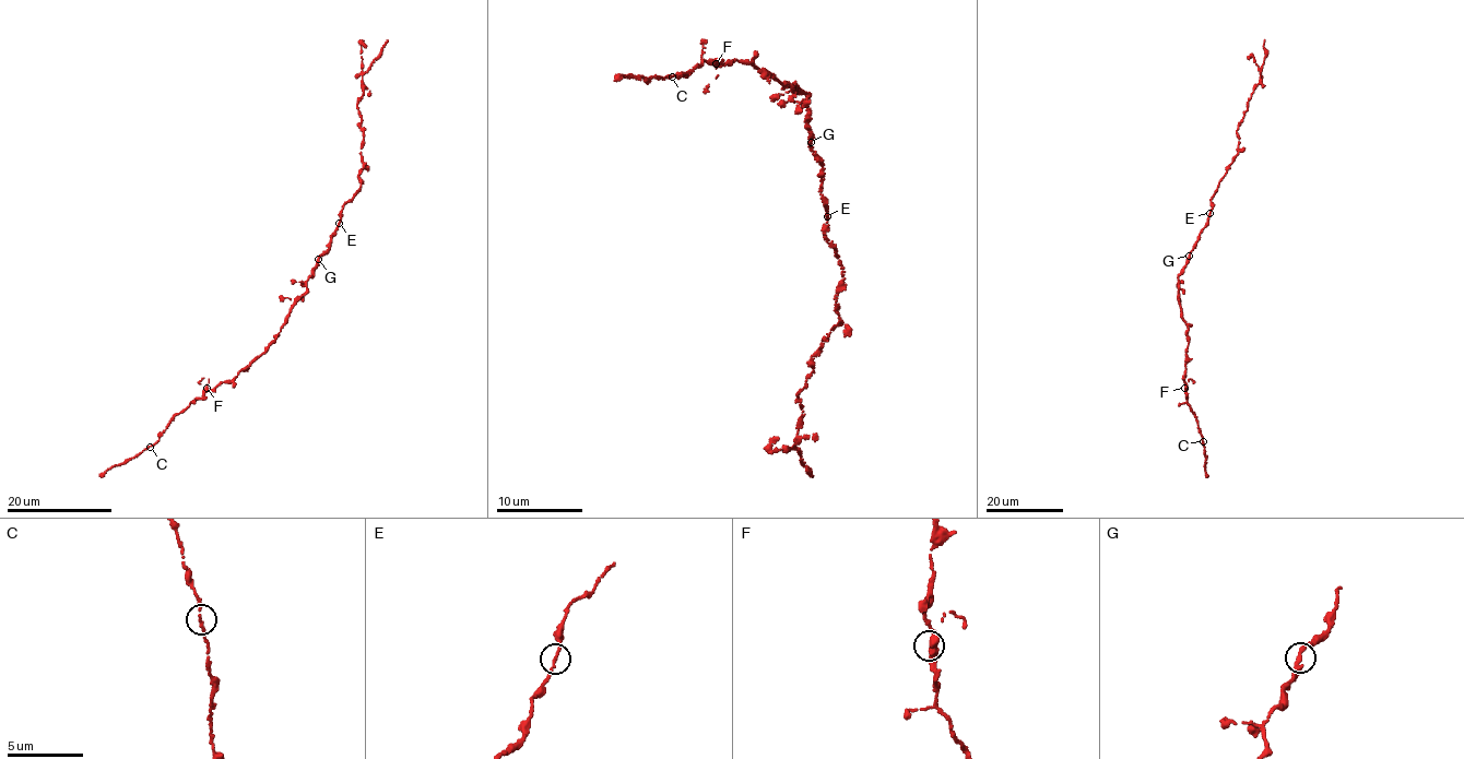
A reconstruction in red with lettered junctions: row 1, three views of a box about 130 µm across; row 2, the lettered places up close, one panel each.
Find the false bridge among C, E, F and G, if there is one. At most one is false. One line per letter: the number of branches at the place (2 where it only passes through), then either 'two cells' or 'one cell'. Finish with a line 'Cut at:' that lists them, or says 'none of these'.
C: 2 branches meet; one cell
E: 2 branches meet; one cell
F: 2 branches meet; one cell
G: 2 branches meet; one cell
Cut at: none of these

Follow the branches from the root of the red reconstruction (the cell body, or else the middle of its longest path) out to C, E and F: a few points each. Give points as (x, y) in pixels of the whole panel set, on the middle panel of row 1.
C: (811, 144), (802, 104), (809, 95), (797, 84), (791, 90), (769, 72), (733, 60), (706, 60), (672, 76)
E: (811, 144), (823, 168), (819, 188), (827, 217)
F: (811, 144), (810, 116), (802, 104), (809, 95), (795, 90), (797, 84), (791, 90), (751, 63), (716, 63)

